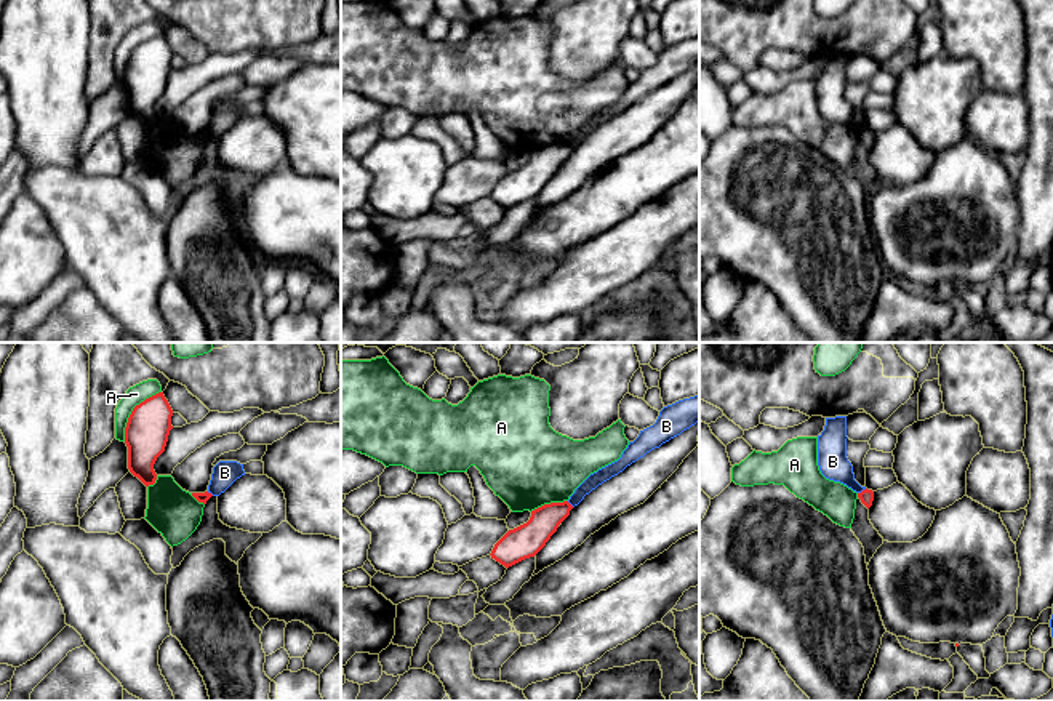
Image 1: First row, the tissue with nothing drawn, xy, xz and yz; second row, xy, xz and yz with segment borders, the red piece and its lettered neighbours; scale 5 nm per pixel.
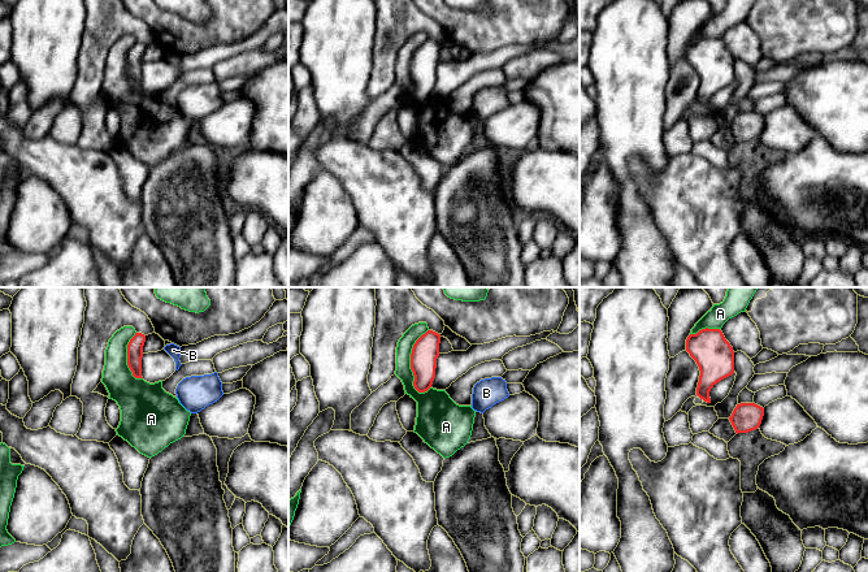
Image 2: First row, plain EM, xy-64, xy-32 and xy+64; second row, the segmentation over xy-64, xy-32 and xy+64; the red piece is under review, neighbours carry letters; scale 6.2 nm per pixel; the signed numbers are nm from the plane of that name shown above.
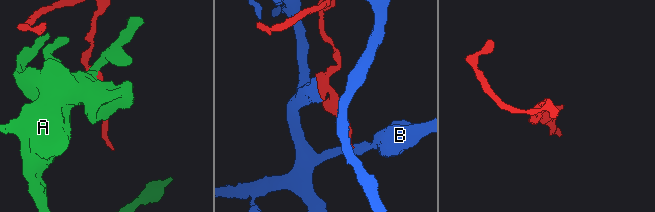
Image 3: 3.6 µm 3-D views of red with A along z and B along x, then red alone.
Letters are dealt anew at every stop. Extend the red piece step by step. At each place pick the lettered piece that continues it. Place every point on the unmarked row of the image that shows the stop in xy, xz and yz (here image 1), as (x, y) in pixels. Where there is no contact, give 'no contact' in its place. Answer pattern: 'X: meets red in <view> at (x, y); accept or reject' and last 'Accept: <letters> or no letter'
A: meets red in xy at (132, 53); reject
B: meets red in yz at (863, 132); reject
Accept: no letter

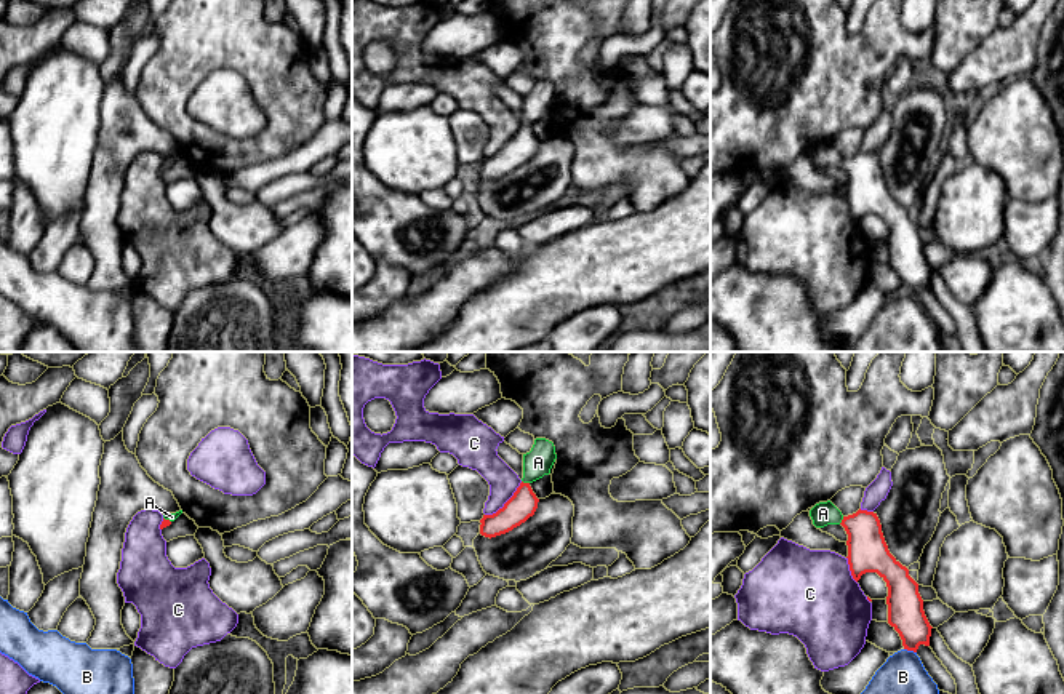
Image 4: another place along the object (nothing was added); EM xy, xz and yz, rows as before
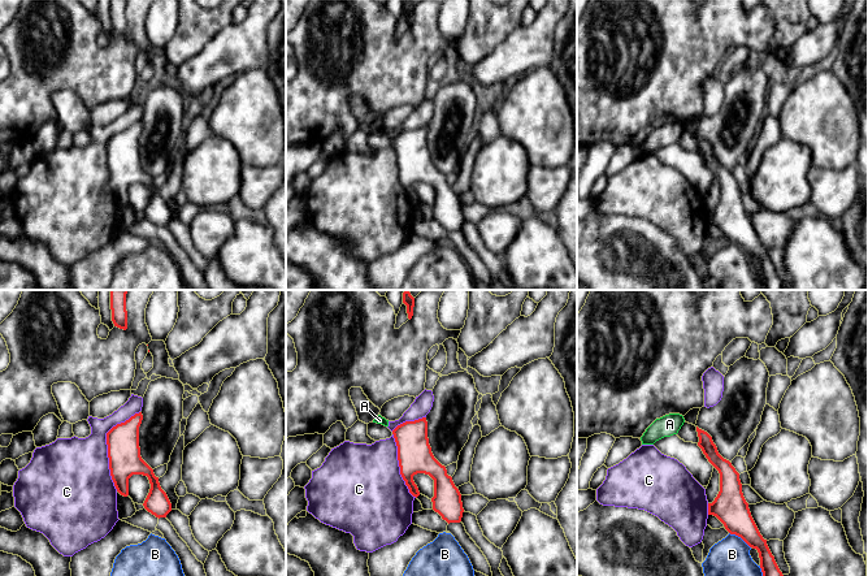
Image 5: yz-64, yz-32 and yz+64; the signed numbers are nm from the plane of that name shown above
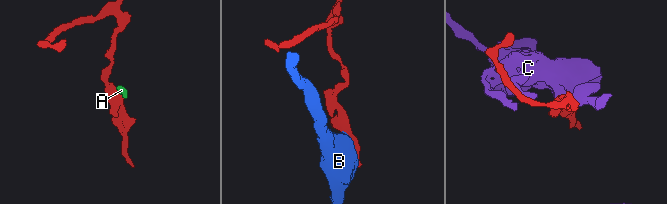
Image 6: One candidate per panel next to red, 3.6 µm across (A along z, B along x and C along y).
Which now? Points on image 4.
A: meets red in xz at (525, 125); accept
B: meets red in yz at (911, 291); reject
C: meets red in xz at (506, 144); reject
Accept: A

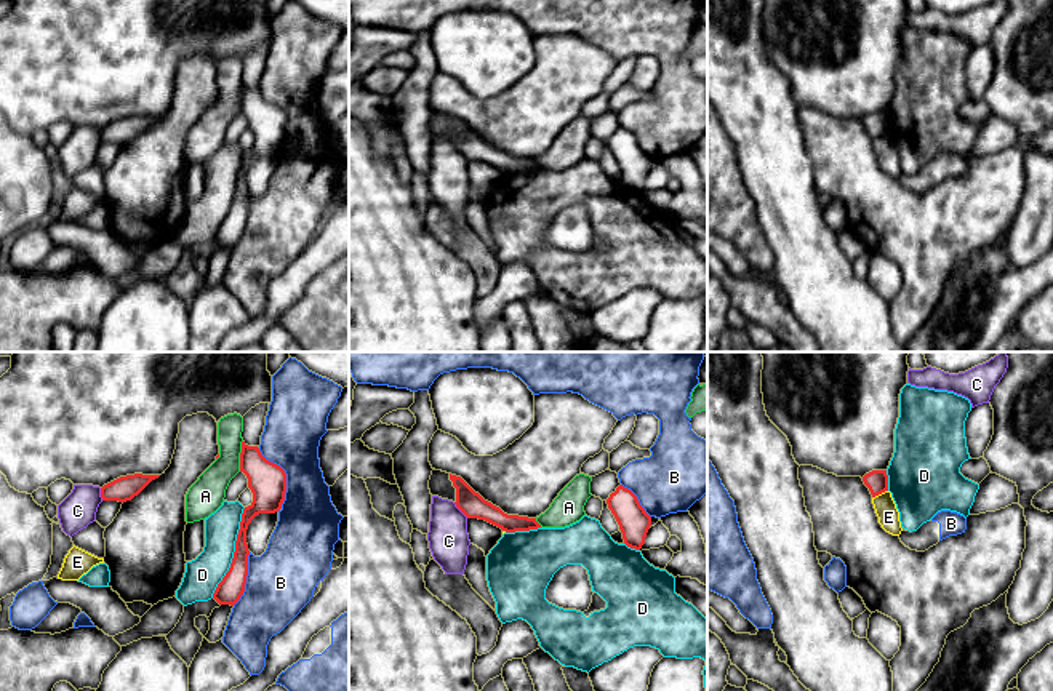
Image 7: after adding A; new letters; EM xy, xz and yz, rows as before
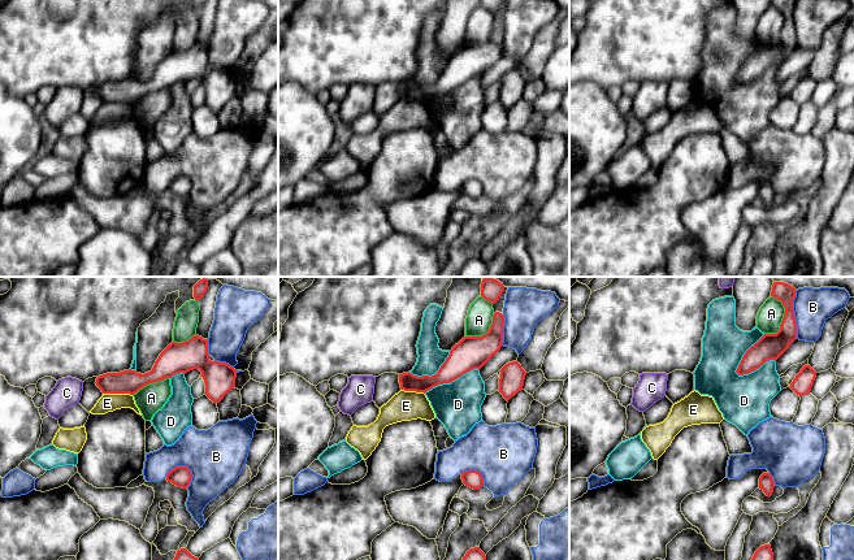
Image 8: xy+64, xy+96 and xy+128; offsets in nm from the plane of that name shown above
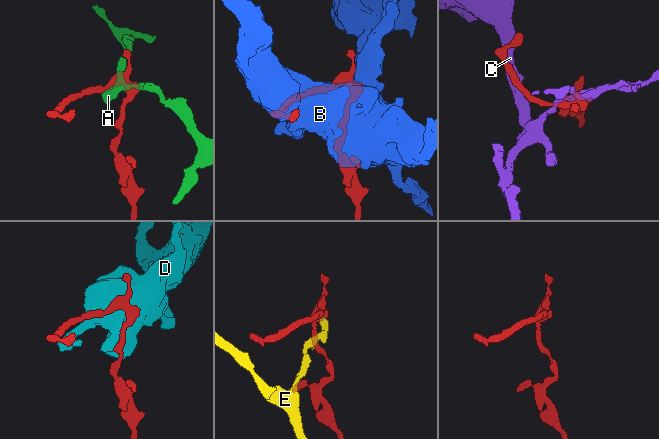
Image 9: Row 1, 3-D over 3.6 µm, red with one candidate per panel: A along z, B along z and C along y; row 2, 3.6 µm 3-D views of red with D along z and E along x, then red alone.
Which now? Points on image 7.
A: meets red in xy at (240, 98); reject
B: meets red in xy at (285, 119); reject
C: meets red in xz at (461, 152); reject
D: meets red in xy at (234, 194); reject
E: meets red in yz at (879, 135); reject
Accept: no letter

